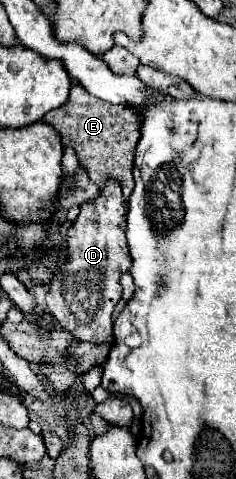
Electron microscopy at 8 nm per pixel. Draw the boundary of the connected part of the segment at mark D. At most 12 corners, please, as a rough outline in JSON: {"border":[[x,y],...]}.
{"border":[[122,188],[80,206],[48,312],[78,342],[114,342],[132,260]]}

